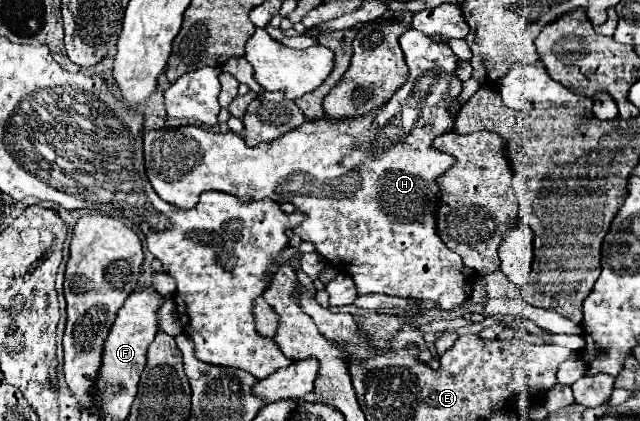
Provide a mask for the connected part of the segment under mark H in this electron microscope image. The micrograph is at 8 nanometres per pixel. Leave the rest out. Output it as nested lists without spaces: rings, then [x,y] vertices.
[[[408,29],[398,39],[406,65],[410,69],[408,81],[394,97],[378,111],[350,121],[306,121],[272,143],[246,147],[238,133],[214,133],[198,125],[180,125],[168,129],[154,129],[144,133],[146,175],[158,195],[170,205],[192,209],[204,191],[232,193],[240,199],[260,201],[272,199],[276,203],[292,203],[306,215],[304,223],[296,225],[294,235],[310,241],[316,253],[332,267],[348,273],[356,285],[358,295],[384,293],[420,301],[434,301],[442,311],[462,307],[472,295],[476,273],[464,269],[458,253],[450,251],[436,235],[436,209],[440,187],[436,179],[448,171],[454,157],[434,151],[432,141],[452,131],[452,113],[446,111],[446,101],[454,99],[462,81],[454,77],[458,57],[444,43],[436,43],[416,29]]]

